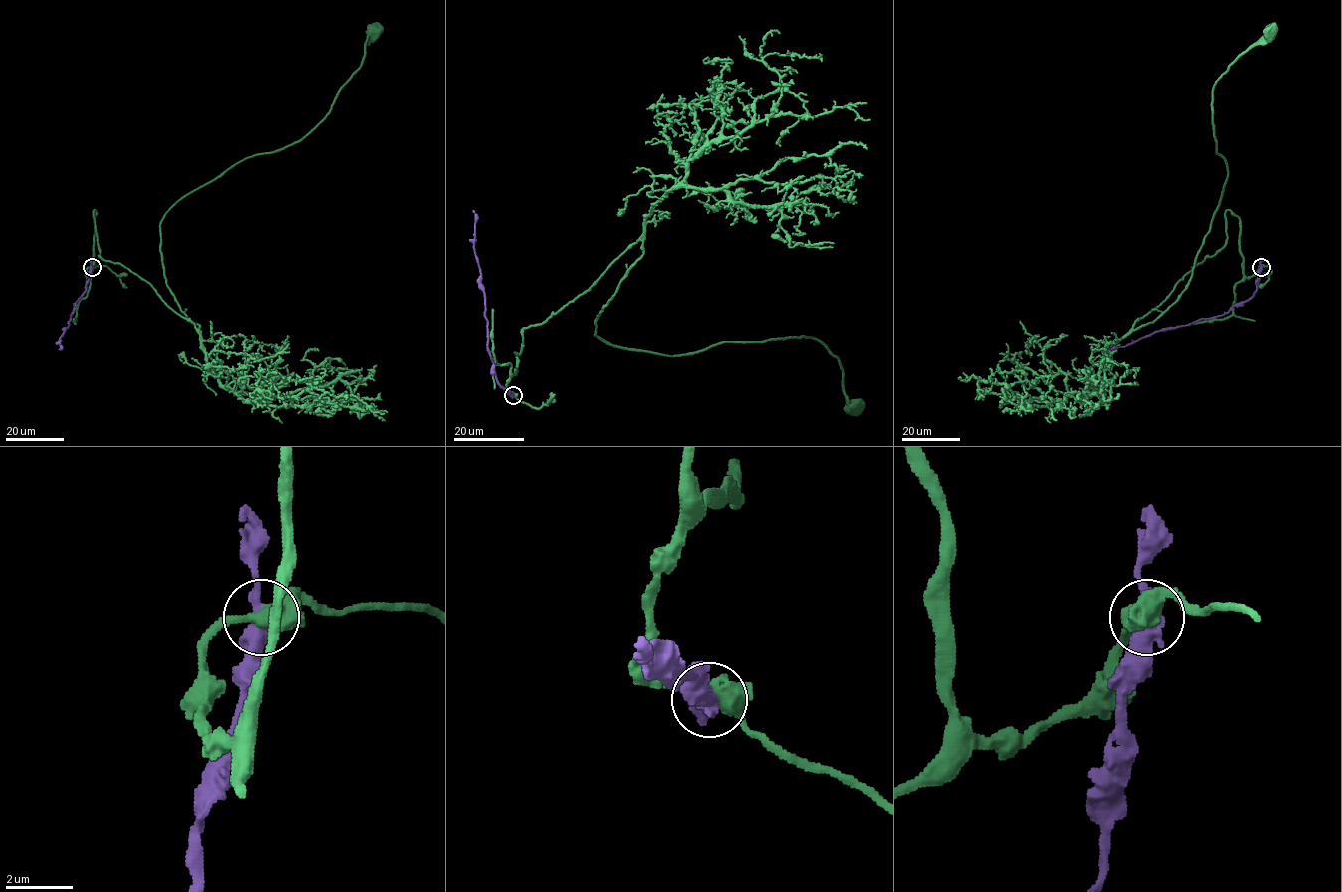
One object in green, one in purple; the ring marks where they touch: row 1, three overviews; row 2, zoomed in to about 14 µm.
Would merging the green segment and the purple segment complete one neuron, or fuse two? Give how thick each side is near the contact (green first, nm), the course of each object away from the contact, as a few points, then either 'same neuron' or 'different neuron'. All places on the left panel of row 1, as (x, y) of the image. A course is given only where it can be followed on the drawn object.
500/440 nm | green via (91, 266), (94, 209), (100, 256), (199, 330), (164, 277), (163, 215), (300, 141), (377, 31) | purple via (91, 267), (86, 290), (70, 315), (59, 349) | different neuron

